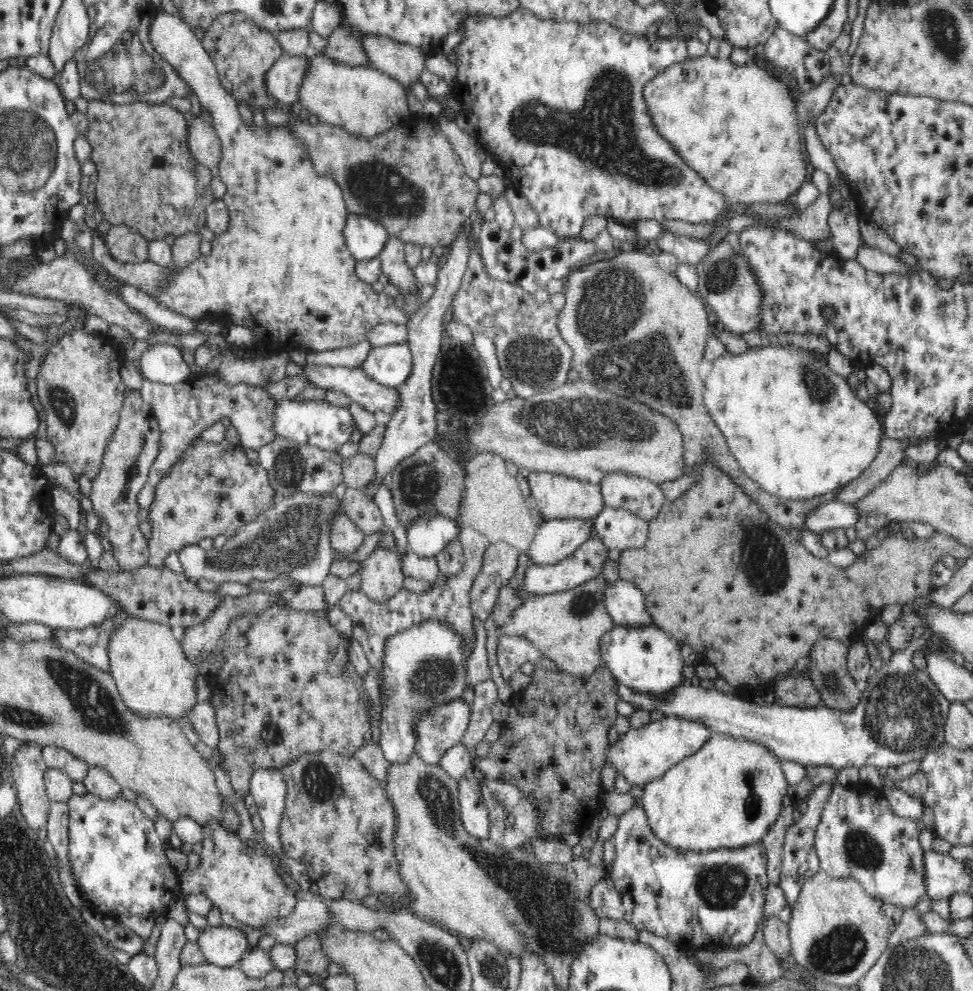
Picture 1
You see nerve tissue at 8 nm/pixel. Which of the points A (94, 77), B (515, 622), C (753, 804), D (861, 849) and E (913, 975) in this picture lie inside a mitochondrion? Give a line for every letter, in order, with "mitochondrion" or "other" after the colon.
A: mitochondrion
B: other
C: mitochondrion
D: mitochondrion
E: mitochondrion

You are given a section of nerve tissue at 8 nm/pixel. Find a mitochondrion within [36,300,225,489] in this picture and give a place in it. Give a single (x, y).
(60, 399)

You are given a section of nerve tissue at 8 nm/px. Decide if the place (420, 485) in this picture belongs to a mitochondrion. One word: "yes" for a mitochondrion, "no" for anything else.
yes

